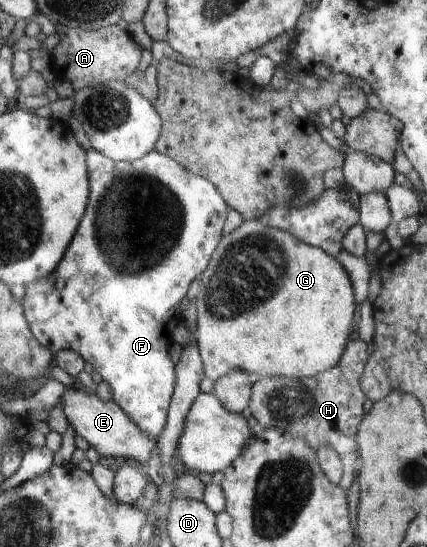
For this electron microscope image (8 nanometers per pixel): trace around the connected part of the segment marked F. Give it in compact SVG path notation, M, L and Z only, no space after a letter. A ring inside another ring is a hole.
M94 149L87 150L85 158L91 192L73 248L69 248L69 256L61 260L56 270L25 287L22 303L36 339L53 352L74 350L80 354L109 384L115 404L155 442L147 477L156 488L161 488L165 484L165 466L161 454L157 454L157 444L167 426L169 402L176 386L175 364L169 358L171 332L181 320L179 306L189 284L205 270L219 244L228 204L207 178L188 172L177 161L155 150L134 162L116 162Z

